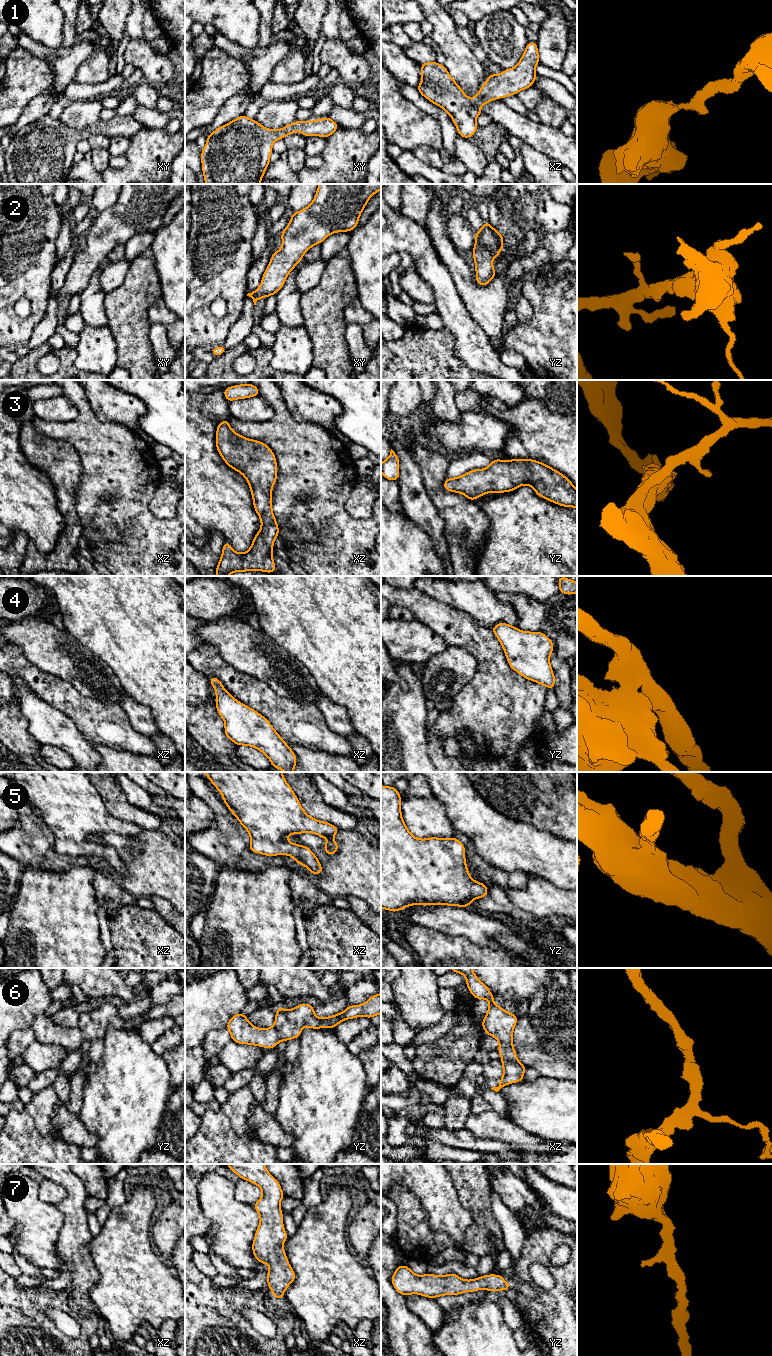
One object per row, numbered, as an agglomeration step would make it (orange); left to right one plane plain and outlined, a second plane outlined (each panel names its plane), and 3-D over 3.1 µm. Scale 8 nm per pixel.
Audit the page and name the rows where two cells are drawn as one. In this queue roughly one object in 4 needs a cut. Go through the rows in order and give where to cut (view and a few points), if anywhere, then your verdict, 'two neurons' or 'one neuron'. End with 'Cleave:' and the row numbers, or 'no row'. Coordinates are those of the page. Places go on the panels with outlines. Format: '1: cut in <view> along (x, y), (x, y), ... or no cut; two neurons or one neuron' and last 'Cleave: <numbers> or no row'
1: no cut; one neuron
2: no cut; one neuron
3: no cut; one neuron
4: no cut; one neuron
5: no cut; one neuron
6: no cut; one neuron
7: no cut; one neuron
Cleave: no row

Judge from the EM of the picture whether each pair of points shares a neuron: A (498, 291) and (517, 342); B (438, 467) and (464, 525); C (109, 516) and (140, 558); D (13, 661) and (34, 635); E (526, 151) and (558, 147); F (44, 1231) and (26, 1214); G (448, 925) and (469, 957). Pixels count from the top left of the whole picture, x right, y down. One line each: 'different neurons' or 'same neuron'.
A: different neurons
B: same neuron
C: same neuron
D: different neurons
E: different neurons
F: same neuron
G: different neurons

